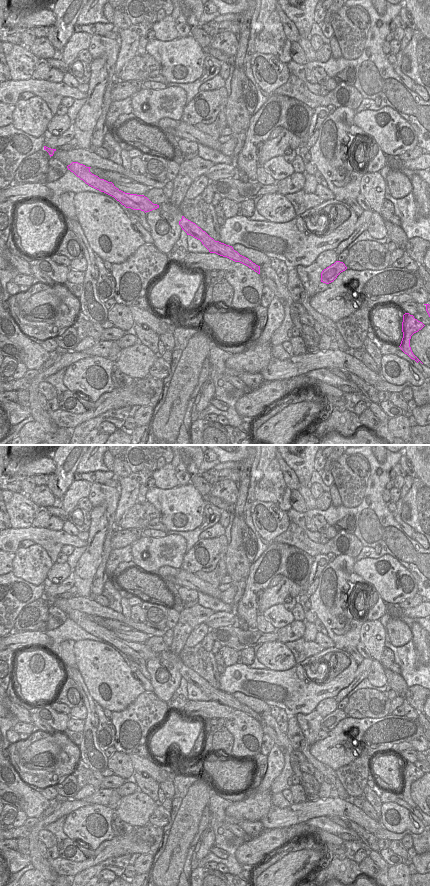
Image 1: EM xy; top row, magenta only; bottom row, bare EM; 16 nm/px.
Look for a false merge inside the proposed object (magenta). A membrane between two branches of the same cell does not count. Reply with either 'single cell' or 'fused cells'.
fused cells

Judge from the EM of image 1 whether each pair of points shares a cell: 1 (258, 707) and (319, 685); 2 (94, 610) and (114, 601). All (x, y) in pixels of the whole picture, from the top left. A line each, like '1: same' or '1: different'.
1: different
2: different

